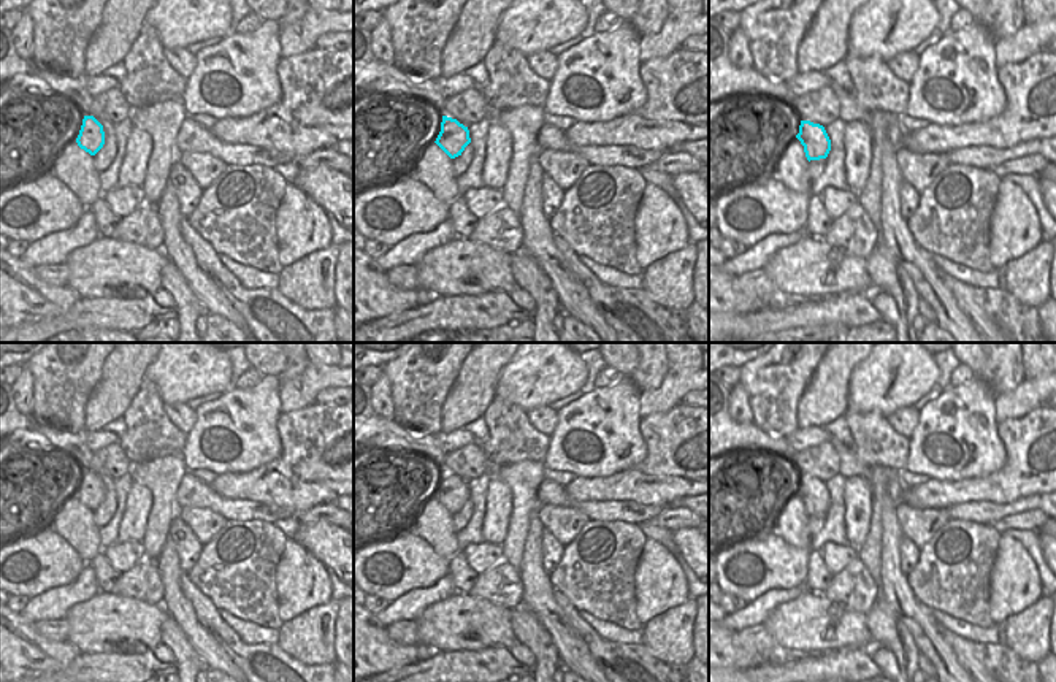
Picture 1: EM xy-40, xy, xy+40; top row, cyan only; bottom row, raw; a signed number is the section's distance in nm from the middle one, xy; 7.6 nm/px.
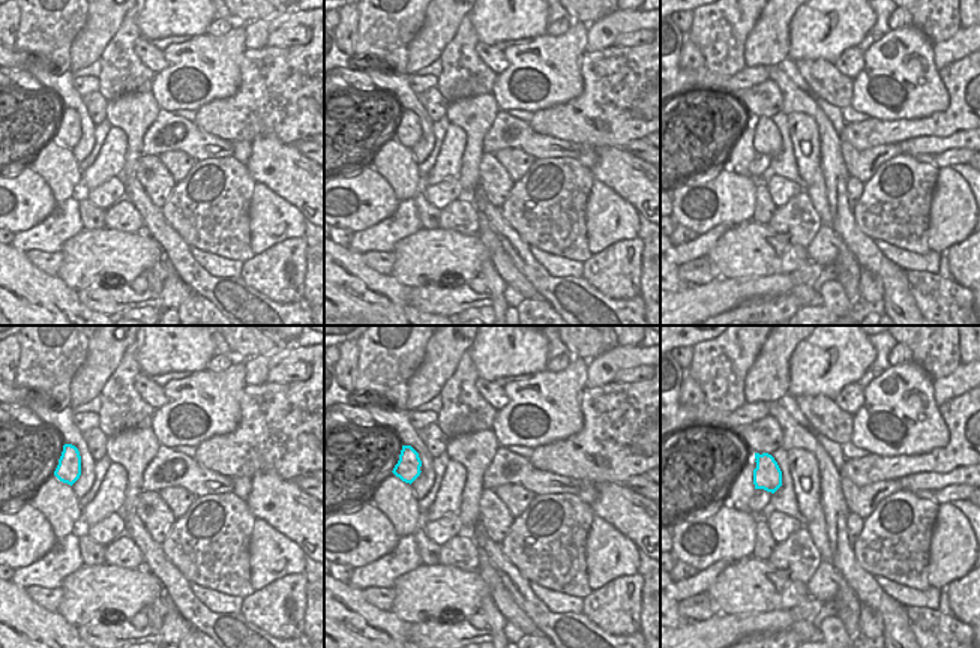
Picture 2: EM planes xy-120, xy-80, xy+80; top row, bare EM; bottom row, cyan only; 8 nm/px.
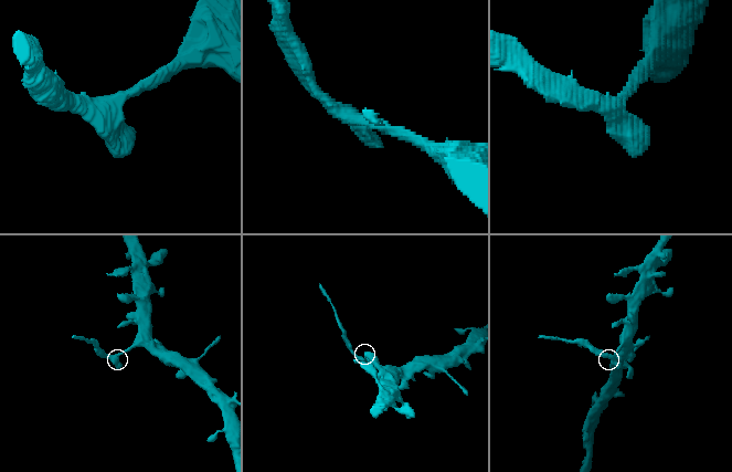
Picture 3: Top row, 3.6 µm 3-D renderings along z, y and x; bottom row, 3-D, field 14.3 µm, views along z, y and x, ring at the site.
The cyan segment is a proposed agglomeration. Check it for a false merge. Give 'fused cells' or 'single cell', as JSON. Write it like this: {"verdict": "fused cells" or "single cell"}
{"verdict": "fused cells"}

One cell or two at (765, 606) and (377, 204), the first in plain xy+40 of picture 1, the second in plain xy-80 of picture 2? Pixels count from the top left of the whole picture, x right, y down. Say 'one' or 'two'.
two

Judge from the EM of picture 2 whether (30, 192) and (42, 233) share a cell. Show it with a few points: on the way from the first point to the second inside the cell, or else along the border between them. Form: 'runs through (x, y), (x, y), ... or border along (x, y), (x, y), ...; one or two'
border along (57, 204), (39, 222), (15, 234); two

